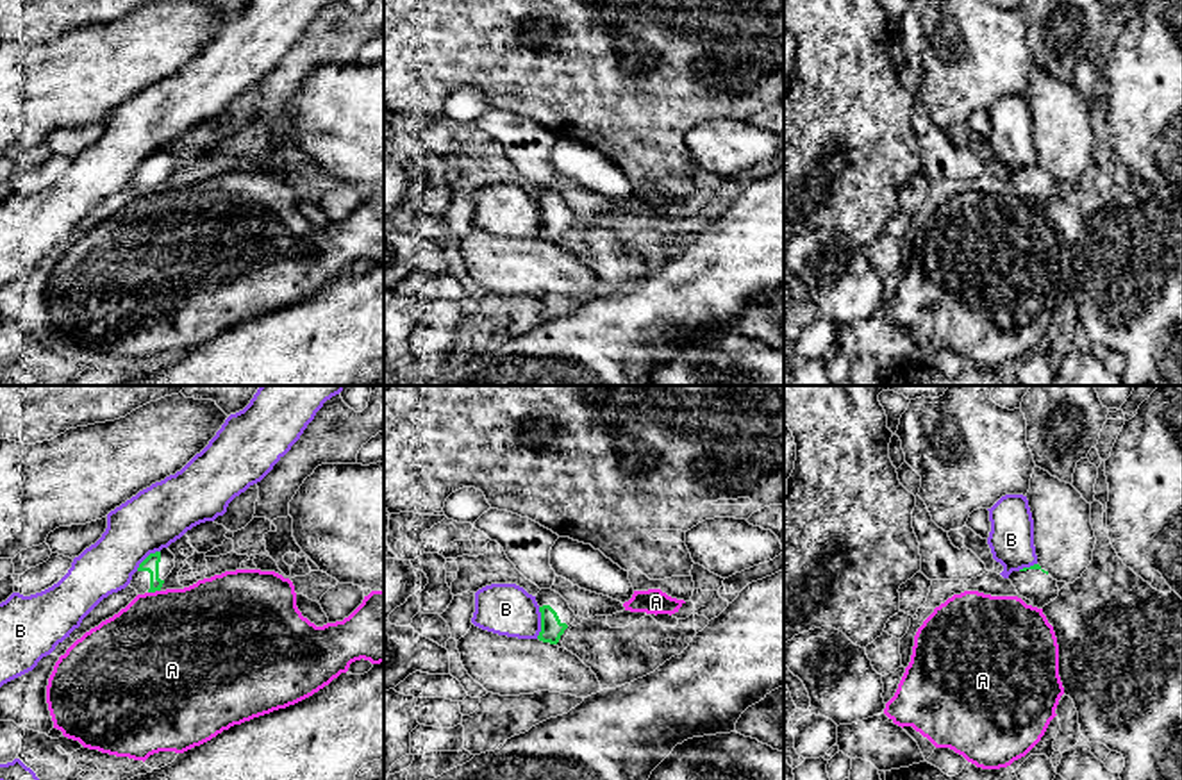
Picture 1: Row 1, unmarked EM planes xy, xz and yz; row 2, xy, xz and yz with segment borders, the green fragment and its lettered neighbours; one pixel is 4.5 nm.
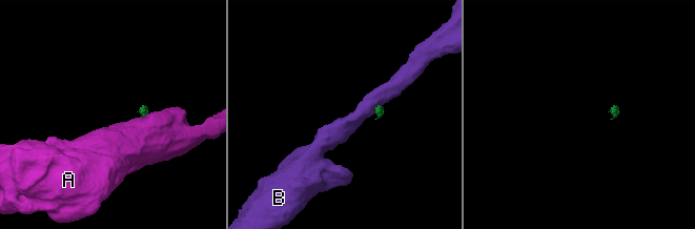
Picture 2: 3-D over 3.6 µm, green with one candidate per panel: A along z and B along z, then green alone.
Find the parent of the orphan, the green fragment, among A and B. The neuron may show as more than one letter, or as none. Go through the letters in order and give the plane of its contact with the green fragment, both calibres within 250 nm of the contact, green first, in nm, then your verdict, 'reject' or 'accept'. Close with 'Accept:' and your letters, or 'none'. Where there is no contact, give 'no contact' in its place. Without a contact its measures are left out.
A: xy | 70/500 nm | reject
B: xz | 100/240 nm | reject
Accept: none

